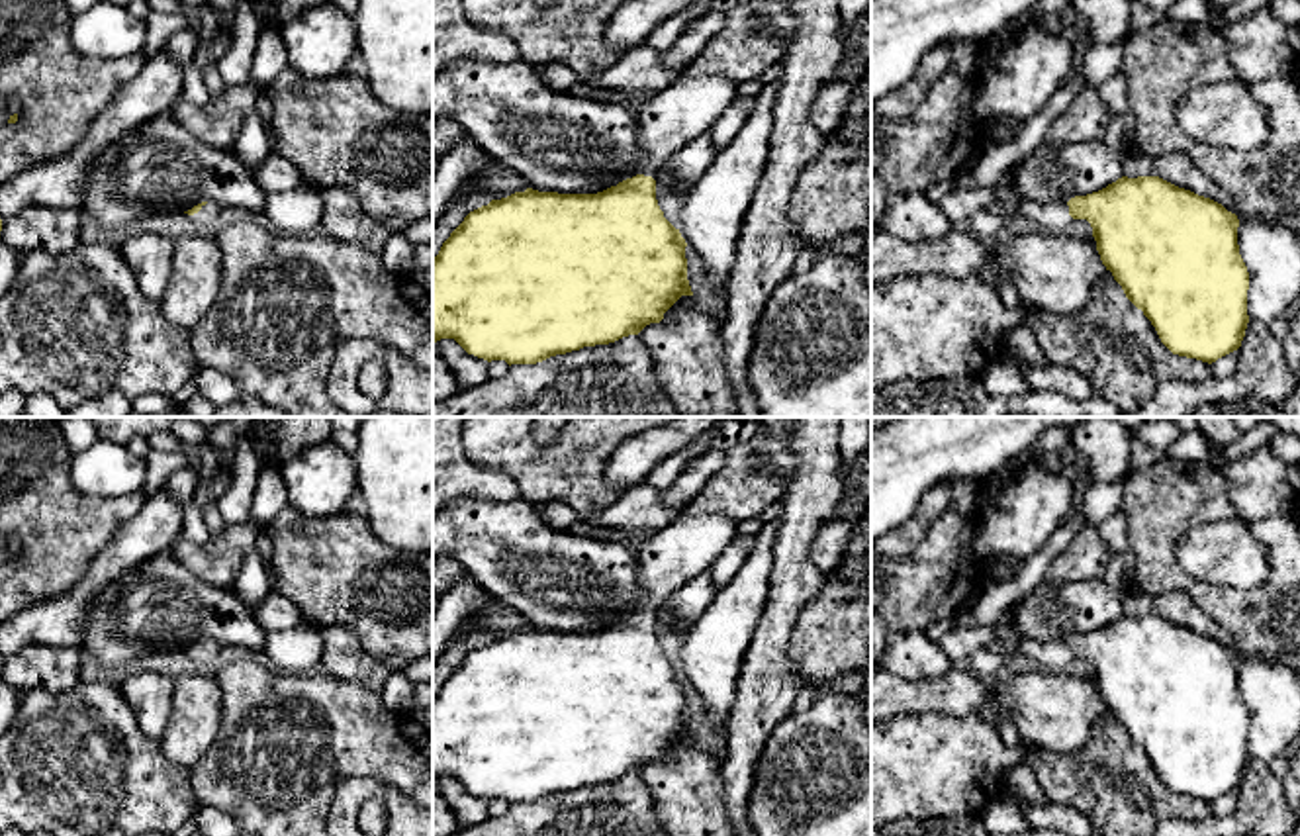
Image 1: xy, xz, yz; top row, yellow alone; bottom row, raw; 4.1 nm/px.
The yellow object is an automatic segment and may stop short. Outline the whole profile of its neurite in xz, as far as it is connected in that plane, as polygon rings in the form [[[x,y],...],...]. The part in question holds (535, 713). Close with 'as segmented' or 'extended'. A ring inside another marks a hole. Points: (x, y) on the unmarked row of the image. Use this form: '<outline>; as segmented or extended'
[[[679,513],[670,525],[652,534],[638,550],[640,566],[640,597],[636,601],[636,615],[619,621],[597,632],[558,632],[558,630],[538,630],[527,627],[525,630],[515,630],[501,638],[491,638],[488,644],[482,644],[470,650],[464,660],[450,672],[442,681],[439,693],[433,697],[433,781],[441,777],[454,777],[468,793],[491,799],[505,799],[511,803],[536,803],[556,793],[566,793],[580,789],[583,785],[609,783],[628,773],[638,773],[646,764],[660,762],[664,752],[681,736],[693,734],[687,719],[687,697],[685,697],[685,677],[679,668],[675,668],[658,644],[656,638],[656,619],[652,617],[658,607],[681,585],[695,580],[707,572],[730,546],[734,540],[740,521],[720,515],[687,515]]]; extended

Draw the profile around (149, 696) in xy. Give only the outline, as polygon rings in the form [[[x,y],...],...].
[[[149,672],[135,673],[123,681],[121,693],[141,732],[159,740],[172,711],[172,679]]]

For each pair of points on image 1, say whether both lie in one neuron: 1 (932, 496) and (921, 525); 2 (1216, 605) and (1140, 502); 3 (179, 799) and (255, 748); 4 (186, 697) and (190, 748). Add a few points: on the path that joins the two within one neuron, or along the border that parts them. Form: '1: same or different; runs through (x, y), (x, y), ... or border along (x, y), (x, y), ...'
1: same; runs through (932, 504), (923, 517)
2: same; runs through (1189, 586), (1156, 555), (1154, 529)
3: different; border along (188, 770), (192, 795), (200, 805)
4: same; runs through (190, 709), (190, 737)

